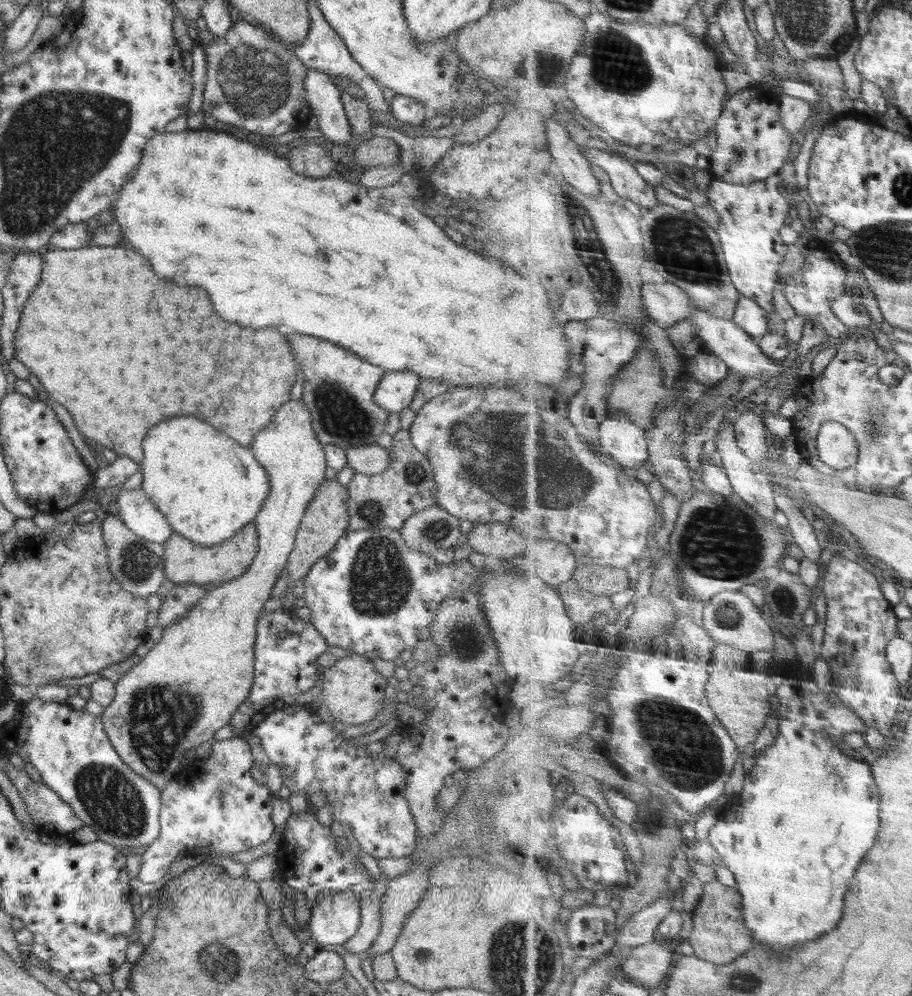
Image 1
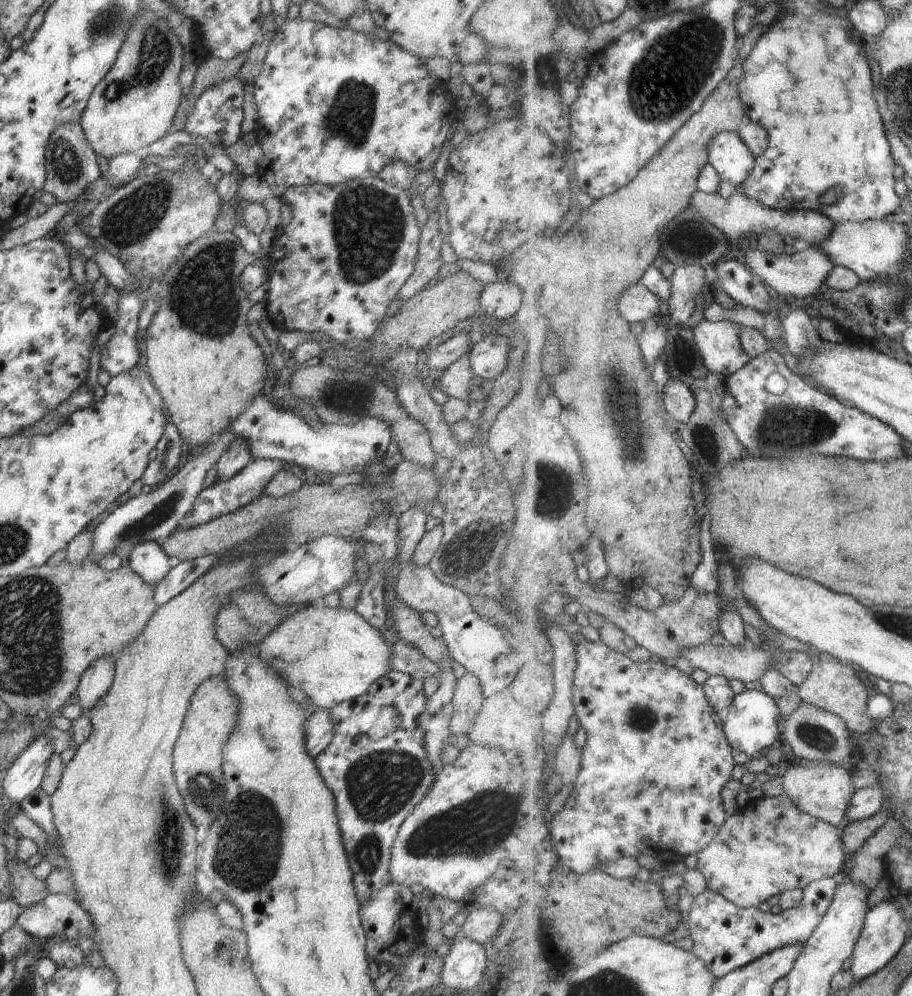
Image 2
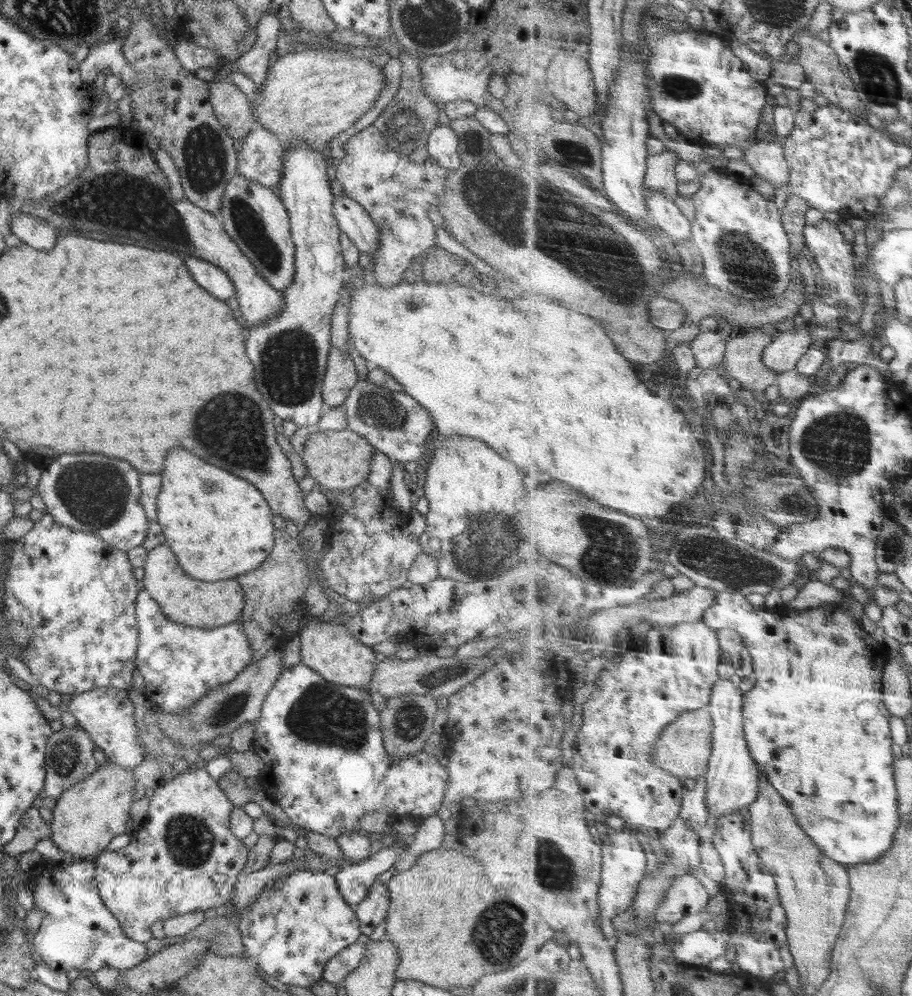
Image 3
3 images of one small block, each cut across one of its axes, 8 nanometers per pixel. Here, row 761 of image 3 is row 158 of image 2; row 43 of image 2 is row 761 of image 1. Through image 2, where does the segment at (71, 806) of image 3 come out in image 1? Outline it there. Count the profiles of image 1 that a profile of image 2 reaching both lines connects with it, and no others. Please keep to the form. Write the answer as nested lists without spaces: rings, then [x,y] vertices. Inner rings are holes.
[[[290,399],[288,404],[284,404],[268,426],[254,436],[249,450],[266,470],[270,482],[268,497],[254,520],[259,549],[251,566],[236,580],[220,583],[219,587],[206,591],[200,603],[164,628],[158,644],[115,683],[114,701],[104,708],[100,717],[106,735],[122,761],[132,771],[152,781],[159,790],[179,772],[186,750],[214,740],[216,732],[231,722],[234,712],[248,699],[254,684],[257,620],[264,611],[264,604],[271,598],[275,582],[286,568],[308,503],[314,498],[318,486],[326,480],[324,448],[312,428],[310,409],[302,399]]]

